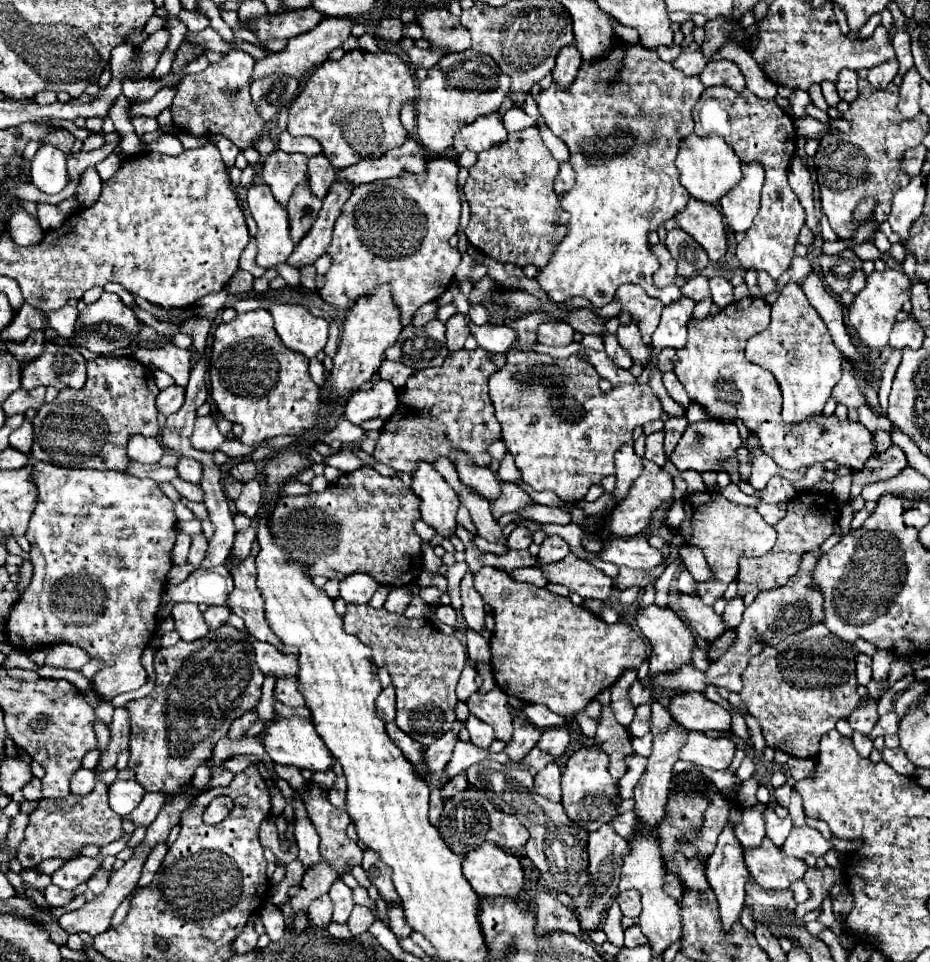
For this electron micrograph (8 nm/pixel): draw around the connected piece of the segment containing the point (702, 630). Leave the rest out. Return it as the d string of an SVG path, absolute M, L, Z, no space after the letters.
M680 593L678 607L684 613L684 621L688 623L688 627L692 631L696 631L698 637L702 637L706 641L712 641L726 631L724 625L722 625L722 617L716 615L714 609L704 605L698 597Z

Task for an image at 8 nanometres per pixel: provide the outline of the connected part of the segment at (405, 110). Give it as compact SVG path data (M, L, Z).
M406 103L406 105L402 107L400 117L402 117L402 125L404 125L404 129L408 131L408 135L410 135L410 137L414 137L414 135L416 135L416 123L414 123L414 103Z

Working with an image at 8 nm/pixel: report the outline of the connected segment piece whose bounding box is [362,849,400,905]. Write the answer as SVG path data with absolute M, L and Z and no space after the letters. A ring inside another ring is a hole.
M372 849L364 851L362 869L366 871L368 879L372 881L372 885L378 889L380 897L388 905L398 905L400 903L400 899L396 895L396 889L392 887L392 869L386 863L380 863L380 855L376 855L376 851L372 851Z

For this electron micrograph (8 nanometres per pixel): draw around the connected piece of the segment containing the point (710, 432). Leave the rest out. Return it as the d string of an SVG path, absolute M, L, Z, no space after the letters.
M708 419L708 421L698 421L686 427L686 431L682 433L682 439L678 441L676 449L670 455L670 461L676 465L678 471L726 471L732 473L730 469L724 467L724 461L736 459L736 451L742 447L740 435L738 435L738 427L734 423L720 423L716 419Z

